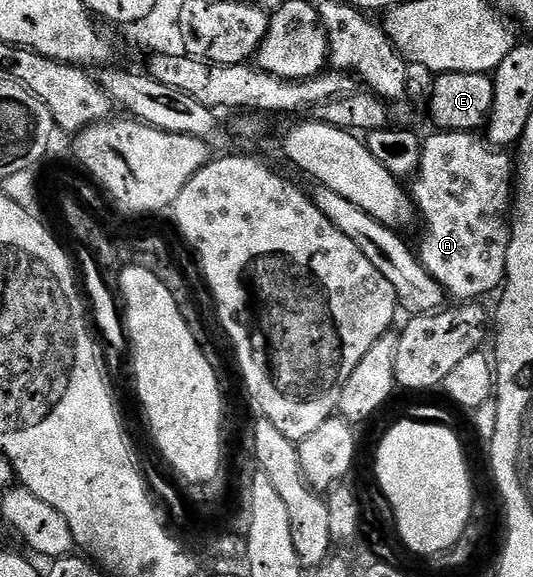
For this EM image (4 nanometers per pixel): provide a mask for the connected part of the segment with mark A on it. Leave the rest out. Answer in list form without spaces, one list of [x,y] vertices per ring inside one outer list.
[[[435,131],[432,134],[423,141],[419,170],[409,185],[421,223],[423,219],[423,238],[417,244],[417,256],[425,271],[441,283],[448,298],[471,303],[483,299],[479,297],[486,293],[494,294],[507,276],[513,216],[513,157],[507,154],[510,152],[492,145],[486,136],[474,132]]]

